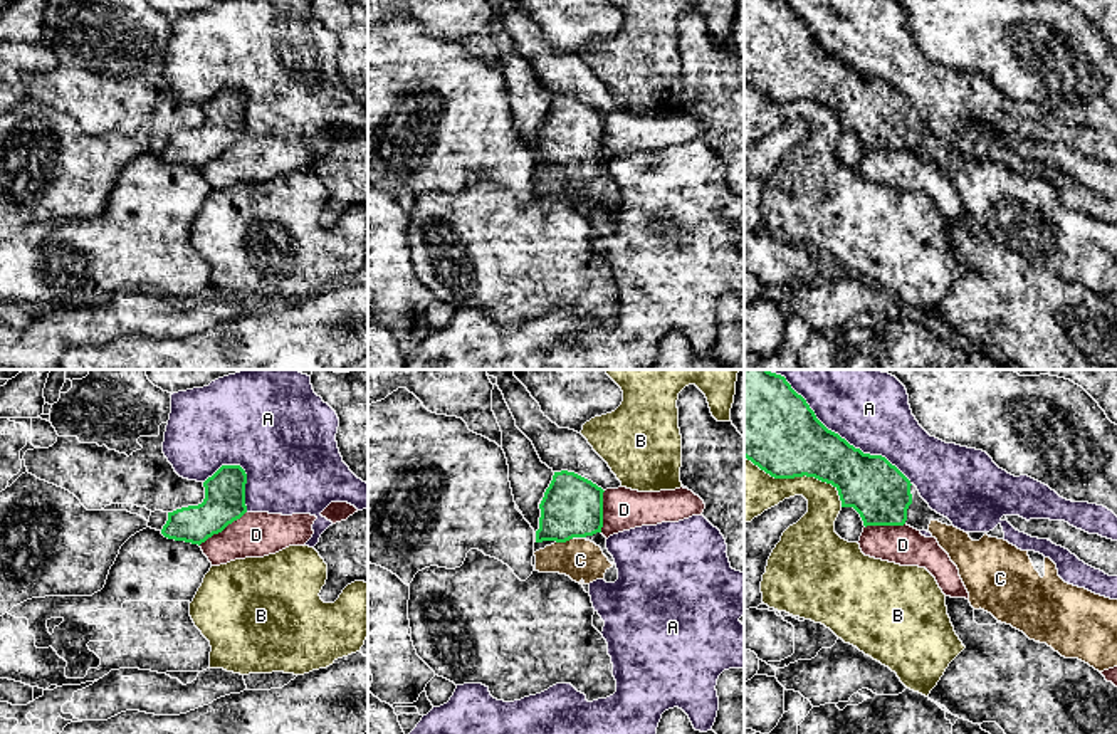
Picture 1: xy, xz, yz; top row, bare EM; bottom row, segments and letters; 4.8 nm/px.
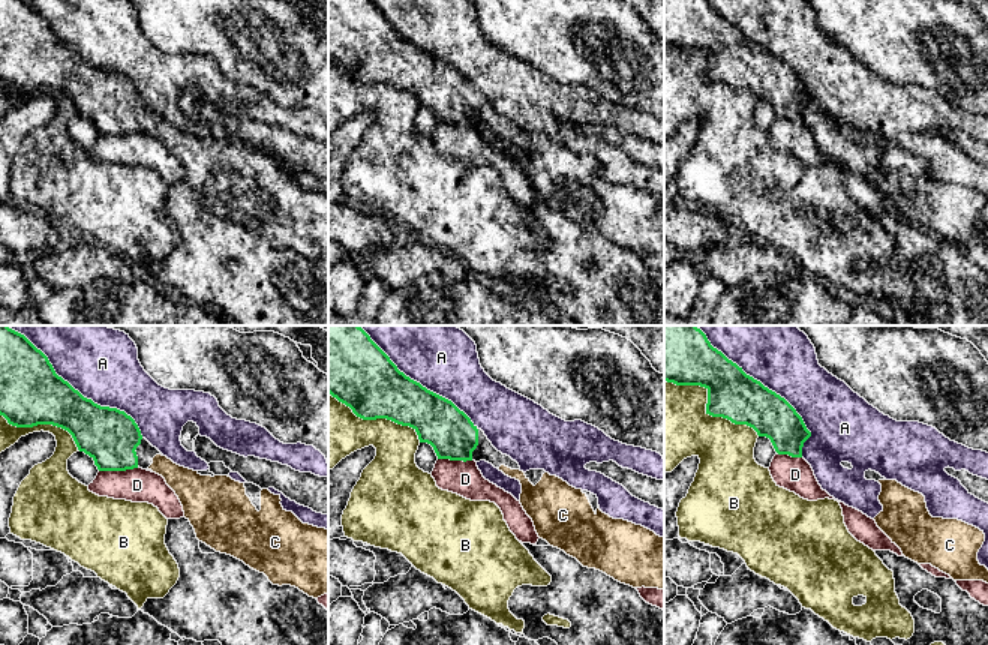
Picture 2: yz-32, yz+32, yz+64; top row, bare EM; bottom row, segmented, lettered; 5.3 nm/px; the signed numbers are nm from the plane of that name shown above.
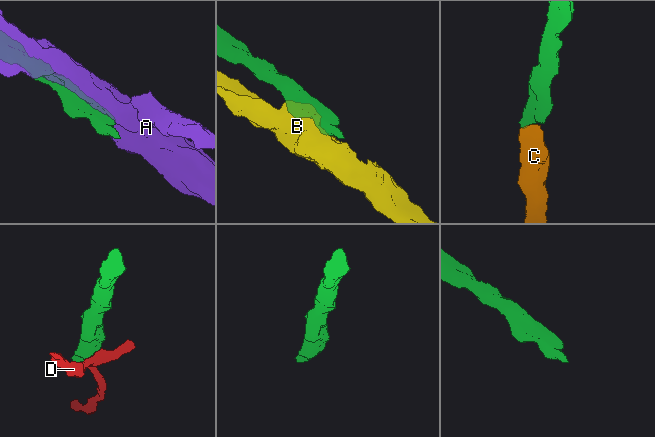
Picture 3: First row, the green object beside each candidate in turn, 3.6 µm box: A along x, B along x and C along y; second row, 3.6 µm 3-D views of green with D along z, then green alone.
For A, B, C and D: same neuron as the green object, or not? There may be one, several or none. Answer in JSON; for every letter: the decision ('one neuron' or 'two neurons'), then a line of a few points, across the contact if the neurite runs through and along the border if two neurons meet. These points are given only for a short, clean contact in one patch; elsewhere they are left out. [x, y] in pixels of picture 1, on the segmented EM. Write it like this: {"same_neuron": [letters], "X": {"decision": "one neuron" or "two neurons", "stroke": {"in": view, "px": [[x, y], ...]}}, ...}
{"same_neuron": ["C"], "A": {"decision": "two neurons"}, "B": {"decision": "two neurons"}, "C": {"decision": "one neuron", "stroke": {"in": "xz", "px": [[571, 506], [563, 516], [563, 541], [580, 560]]}}, "D": {"decision": "two neurons", "stroke": {"in": "xy", "px": [[246, 511], [199, 545]]}}}

